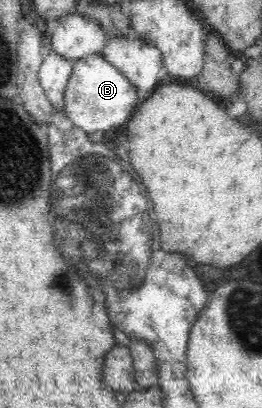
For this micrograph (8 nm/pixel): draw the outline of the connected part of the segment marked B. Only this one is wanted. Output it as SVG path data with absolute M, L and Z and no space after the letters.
M91 54L73 63L72 74L64 91L64 113L85 134L103 135L109 129L123 125L137 108L135 86L102 54Z

